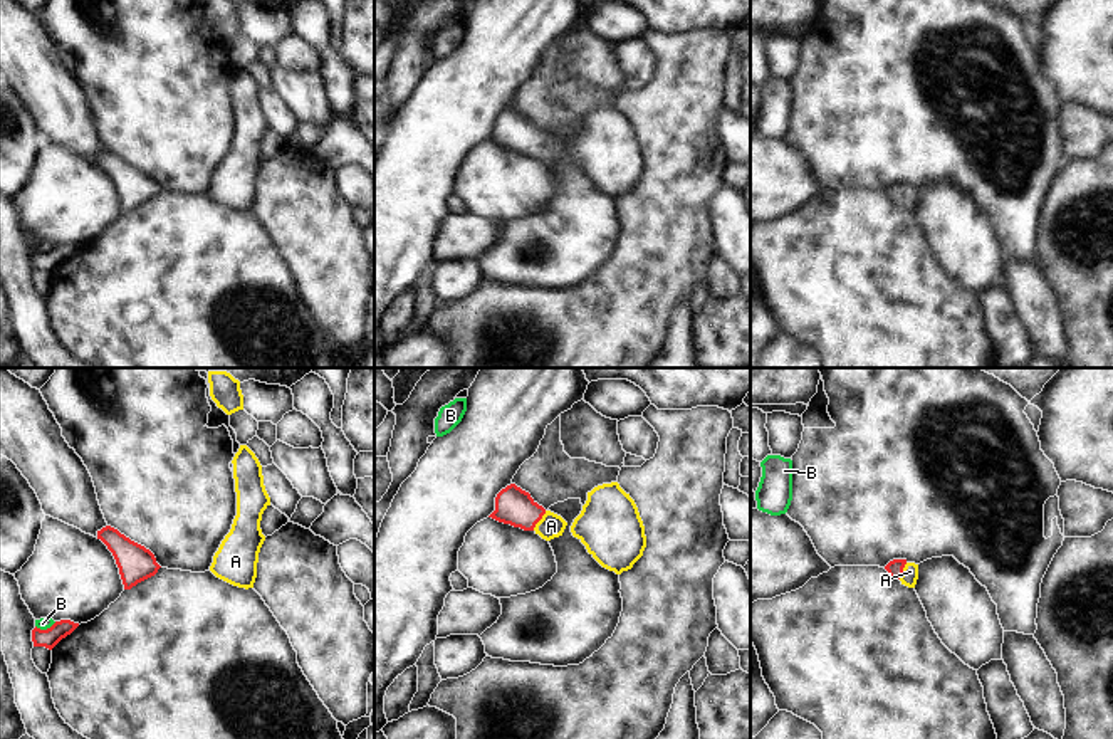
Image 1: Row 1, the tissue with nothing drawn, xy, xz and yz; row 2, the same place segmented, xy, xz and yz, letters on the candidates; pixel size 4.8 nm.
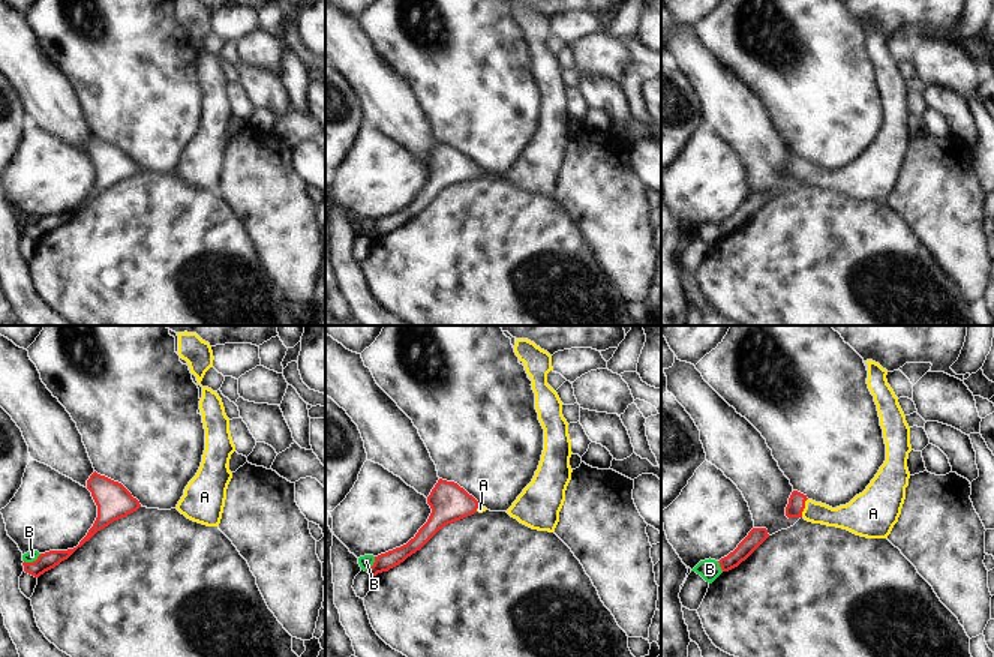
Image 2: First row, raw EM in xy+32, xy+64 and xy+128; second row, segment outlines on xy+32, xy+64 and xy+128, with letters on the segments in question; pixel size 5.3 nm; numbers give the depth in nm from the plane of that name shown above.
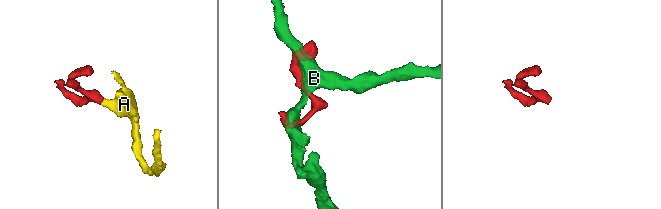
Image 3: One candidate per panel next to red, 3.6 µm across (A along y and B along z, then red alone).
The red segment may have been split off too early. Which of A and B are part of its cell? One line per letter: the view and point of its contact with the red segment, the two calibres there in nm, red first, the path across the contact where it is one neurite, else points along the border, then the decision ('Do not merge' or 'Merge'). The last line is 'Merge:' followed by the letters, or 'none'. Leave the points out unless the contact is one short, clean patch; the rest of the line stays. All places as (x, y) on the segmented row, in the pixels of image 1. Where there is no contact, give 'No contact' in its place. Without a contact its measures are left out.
A: Touches red at xz (539, 519). Thickness 180 nm (red) against 120 nm. Path across: xz (514, 506), (539, 519), (551, 526). Merge
B: Touches red at xy (47, 628). Thickness 90 nm (red) against 60 nm. Do not merge
Merge: A

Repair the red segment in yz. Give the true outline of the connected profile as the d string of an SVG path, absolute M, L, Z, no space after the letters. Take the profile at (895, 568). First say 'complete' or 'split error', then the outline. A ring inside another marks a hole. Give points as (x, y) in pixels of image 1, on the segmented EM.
split error; M893 559L885 569L893 579L900 579L901 584L915 588L918 579L918 564L908 563L907 559Z

